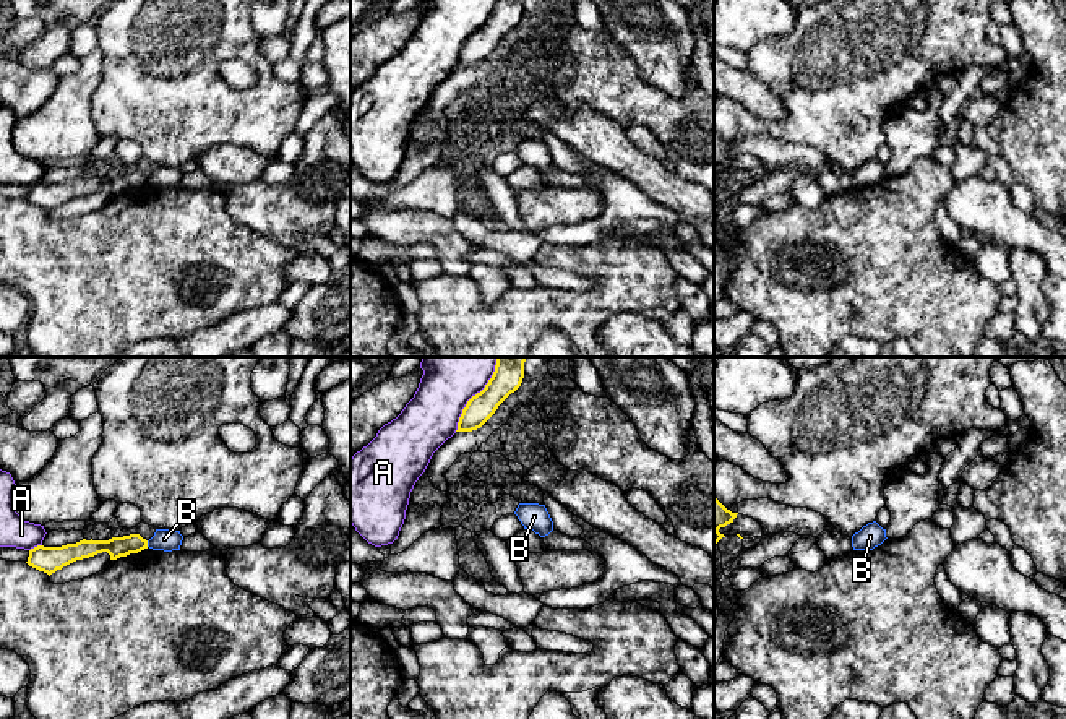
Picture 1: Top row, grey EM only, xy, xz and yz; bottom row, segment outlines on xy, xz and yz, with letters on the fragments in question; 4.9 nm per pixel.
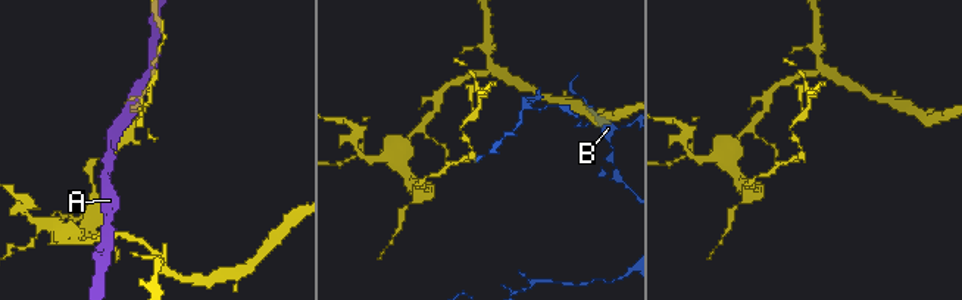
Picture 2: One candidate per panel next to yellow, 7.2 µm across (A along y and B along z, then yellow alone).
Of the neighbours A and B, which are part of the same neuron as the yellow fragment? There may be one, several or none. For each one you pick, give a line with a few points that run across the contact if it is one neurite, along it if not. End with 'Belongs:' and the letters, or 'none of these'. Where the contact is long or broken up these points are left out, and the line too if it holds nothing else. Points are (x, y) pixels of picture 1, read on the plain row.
Belongs: none of these

